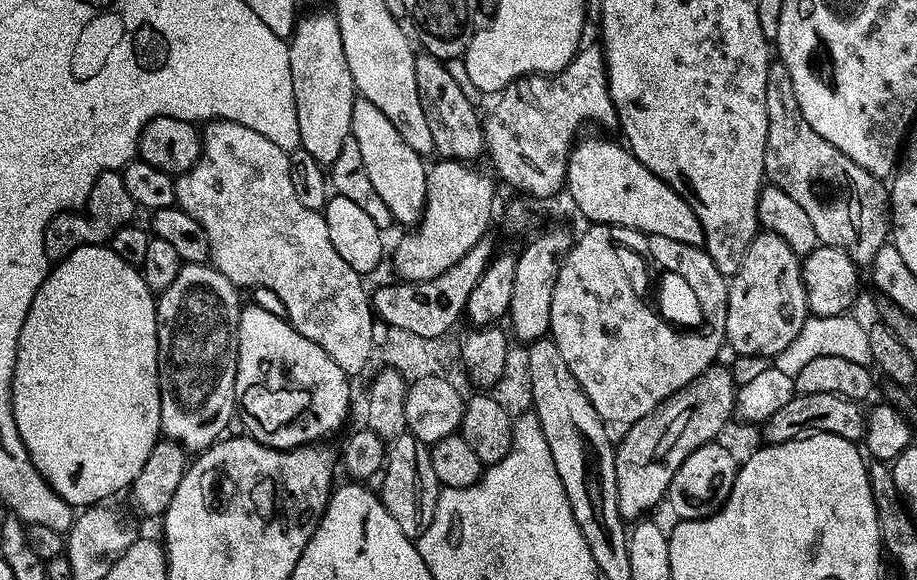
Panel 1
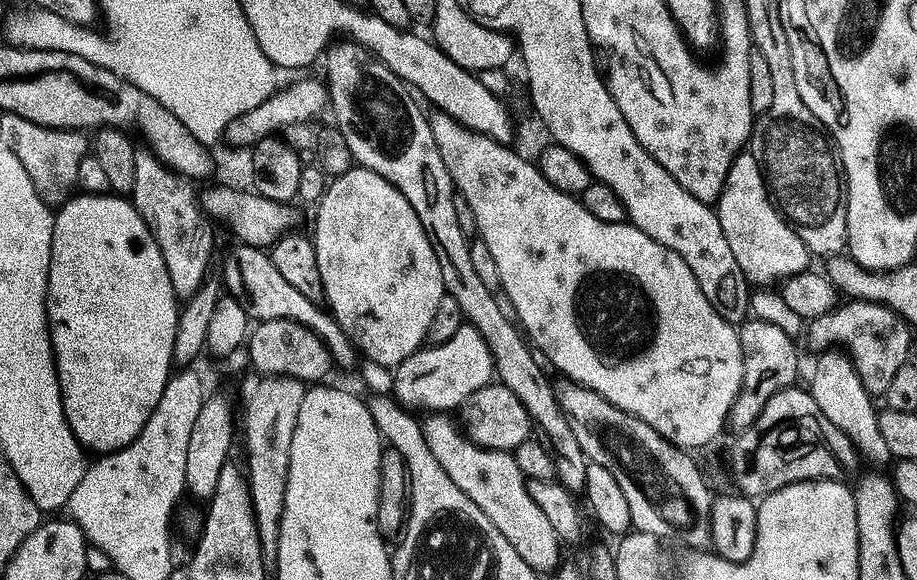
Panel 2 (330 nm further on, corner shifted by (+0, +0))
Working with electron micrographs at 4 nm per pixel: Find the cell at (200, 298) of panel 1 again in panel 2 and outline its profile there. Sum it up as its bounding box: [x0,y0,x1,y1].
[130,150,212,298]

